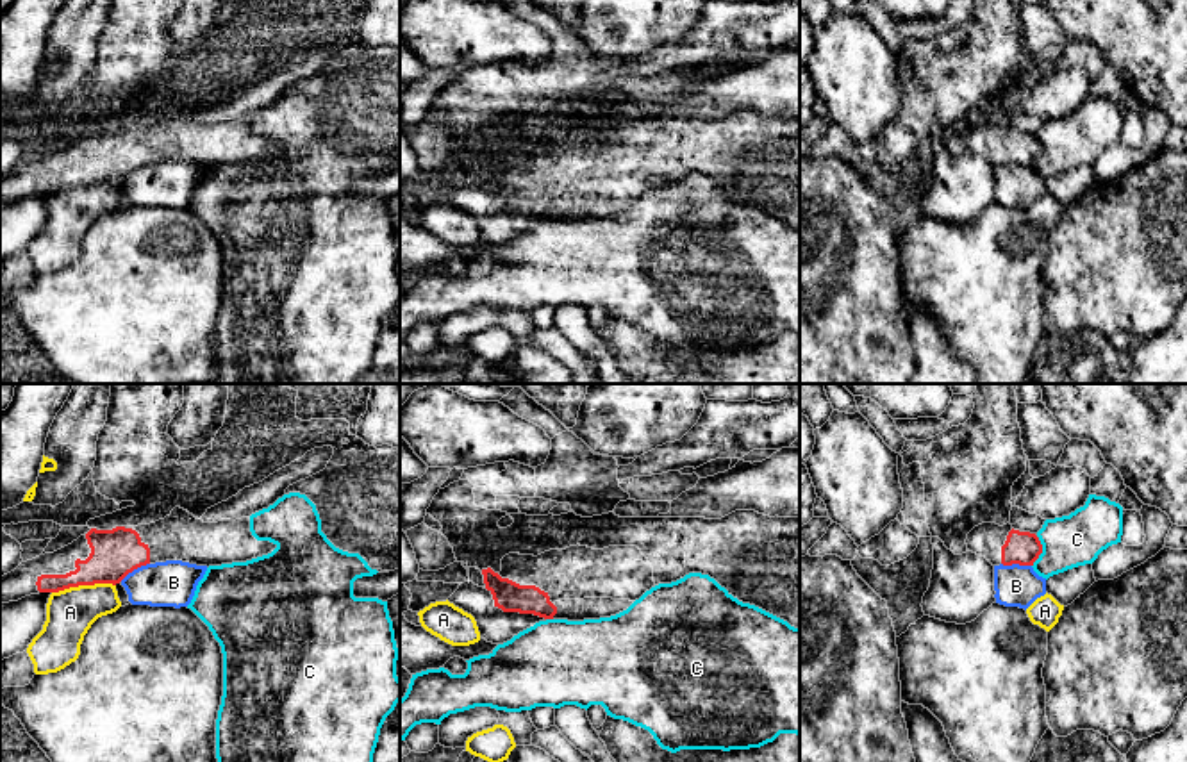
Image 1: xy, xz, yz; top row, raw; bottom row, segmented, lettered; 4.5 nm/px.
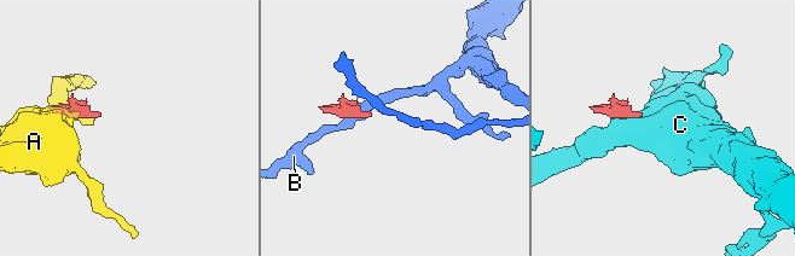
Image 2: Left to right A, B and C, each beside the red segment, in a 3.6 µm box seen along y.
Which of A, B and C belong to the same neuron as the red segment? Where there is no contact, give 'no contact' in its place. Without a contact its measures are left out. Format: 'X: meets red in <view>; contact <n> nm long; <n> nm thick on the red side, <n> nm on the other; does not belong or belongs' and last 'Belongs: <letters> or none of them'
A: meets red in xy; contact 300 nm long; 220 nm thick on the red side, 220 nm on the other; does not belong
B: meets red in yz; contact 140 nm long; 150 nm thick on the red side, 190 nm on the other; does not belong
C: meets red in yz; contact 150 nm long; 150 nm thick on the red side, 240 nm on the other; does not belong
Belongs: none of them

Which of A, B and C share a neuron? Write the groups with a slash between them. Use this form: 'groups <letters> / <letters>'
groups A / B / C

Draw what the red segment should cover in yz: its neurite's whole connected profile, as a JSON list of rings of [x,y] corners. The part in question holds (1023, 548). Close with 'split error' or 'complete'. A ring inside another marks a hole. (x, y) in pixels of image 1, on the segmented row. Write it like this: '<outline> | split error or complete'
[[[982,523],[966,539],[967,550],[985,557],[992,566],[1033,566],[1042,553],[1035,534],[1014,530],[1010,523]]] | split error

